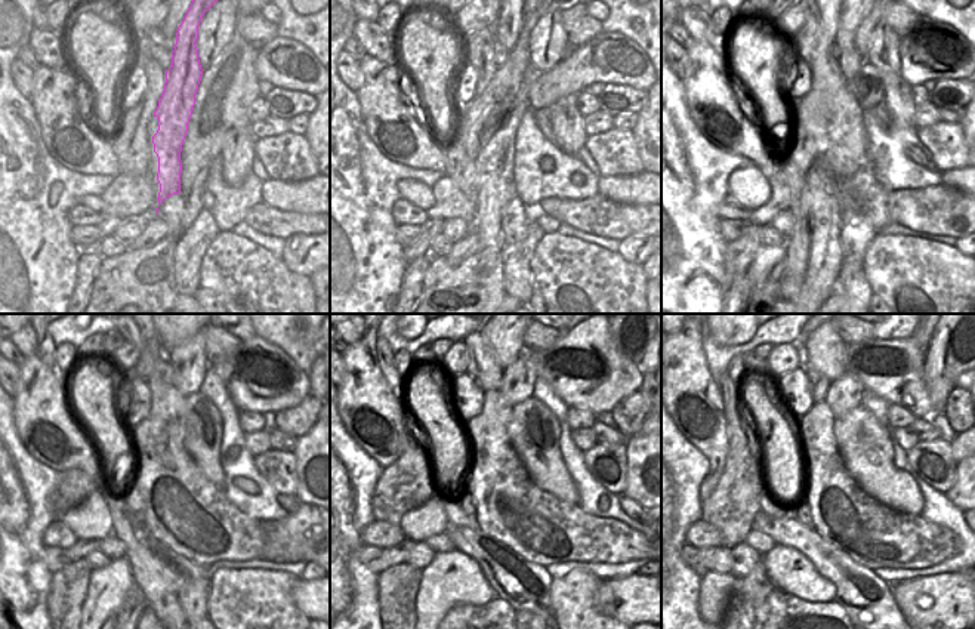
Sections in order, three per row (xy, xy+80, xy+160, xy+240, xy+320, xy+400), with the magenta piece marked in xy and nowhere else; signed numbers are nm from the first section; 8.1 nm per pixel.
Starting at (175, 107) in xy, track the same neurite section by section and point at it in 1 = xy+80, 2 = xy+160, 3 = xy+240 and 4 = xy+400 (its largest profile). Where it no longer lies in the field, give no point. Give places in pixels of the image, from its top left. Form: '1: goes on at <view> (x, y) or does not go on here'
1: goes on at xy+80 (499, 145)
2: goes on at xy+160 (826, 255)
3: goes on at xy+240 (148, 614)
4: does not go on here

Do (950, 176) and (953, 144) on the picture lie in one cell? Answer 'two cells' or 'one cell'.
two cells

